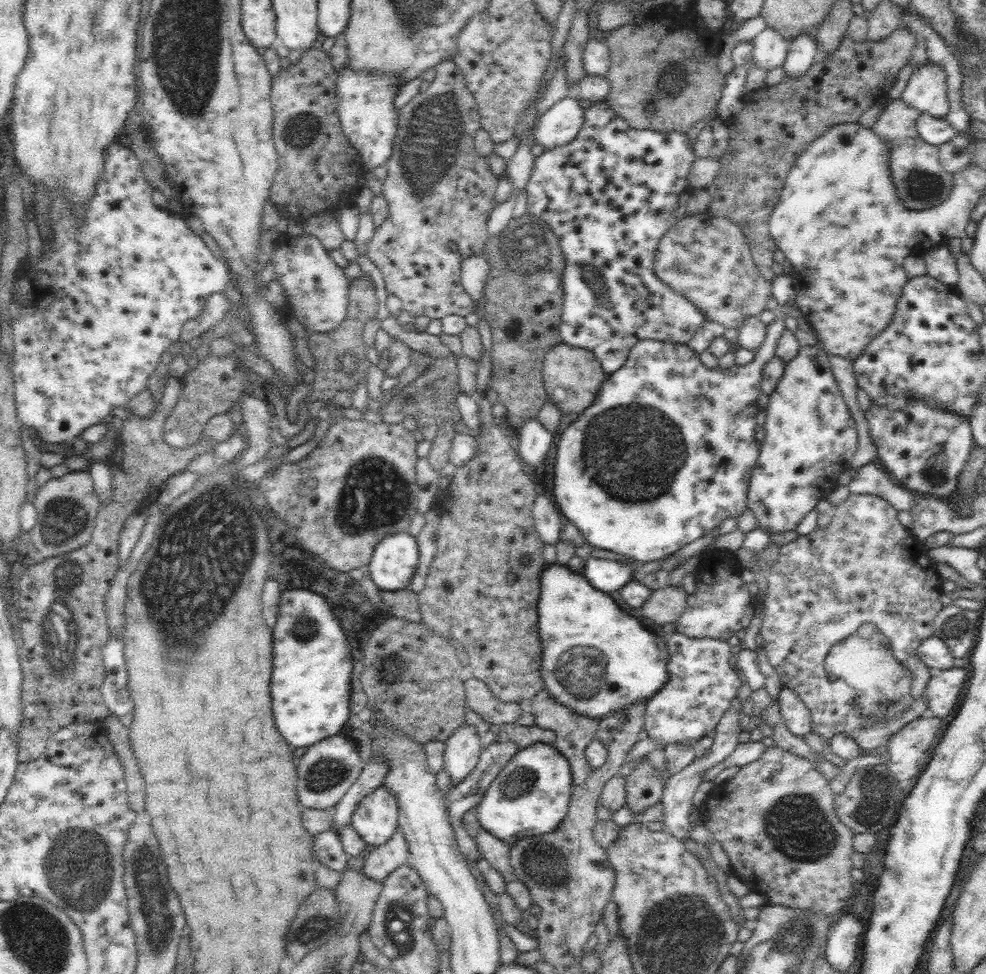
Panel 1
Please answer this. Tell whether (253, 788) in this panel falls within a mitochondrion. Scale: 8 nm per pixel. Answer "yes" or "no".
no

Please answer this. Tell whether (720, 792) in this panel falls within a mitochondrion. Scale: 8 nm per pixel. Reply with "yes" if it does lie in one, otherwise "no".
no

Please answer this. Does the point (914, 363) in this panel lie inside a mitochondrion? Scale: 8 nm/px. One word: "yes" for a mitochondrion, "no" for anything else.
no

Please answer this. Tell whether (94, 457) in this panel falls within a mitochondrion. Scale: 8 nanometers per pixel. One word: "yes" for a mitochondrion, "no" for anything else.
no

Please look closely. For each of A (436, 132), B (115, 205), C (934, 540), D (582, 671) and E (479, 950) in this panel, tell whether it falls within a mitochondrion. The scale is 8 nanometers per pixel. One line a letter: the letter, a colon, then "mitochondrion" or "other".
A: mitochondrion
B: other
C: other
D: mitochondrion
E: other

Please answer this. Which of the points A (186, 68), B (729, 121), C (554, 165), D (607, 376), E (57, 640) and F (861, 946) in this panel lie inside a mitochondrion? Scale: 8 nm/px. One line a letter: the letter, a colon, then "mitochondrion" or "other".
A: mitochondrion
B: other
C: other
D: other
E: mitochondrion
F: other

